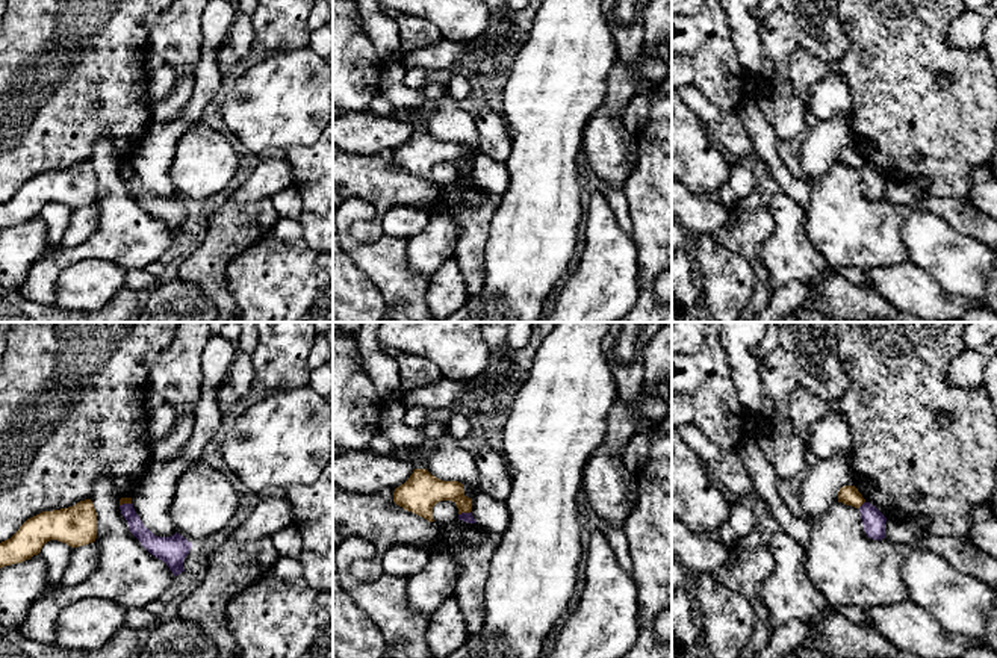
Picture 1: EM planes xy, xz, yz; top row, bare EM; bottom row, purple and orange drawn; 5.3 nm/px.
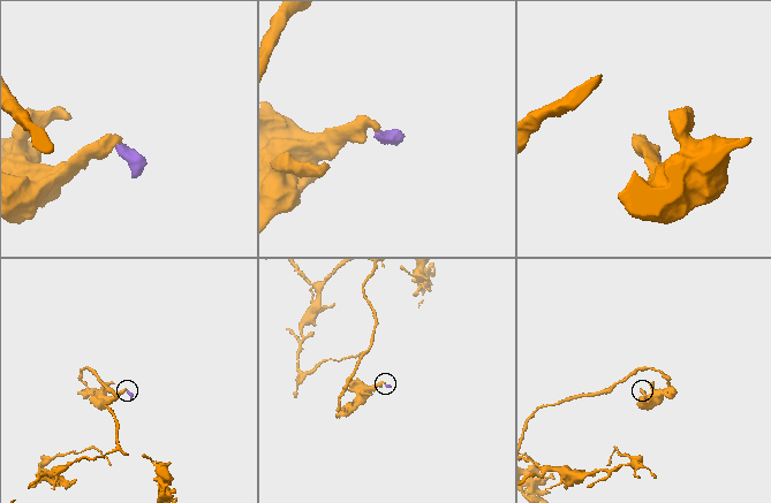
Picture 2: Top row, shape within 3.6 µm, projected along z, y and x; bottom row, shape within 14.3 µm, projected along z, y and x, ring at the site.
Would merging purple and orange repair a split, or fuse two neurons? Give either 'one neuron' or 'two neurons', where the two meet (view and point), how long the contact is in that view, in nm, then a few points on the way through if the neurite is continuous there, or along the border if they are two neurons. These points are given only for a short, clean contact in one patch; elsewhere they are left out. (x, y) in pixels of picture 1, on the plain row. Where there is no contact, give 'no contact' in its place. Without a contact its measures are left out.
two neurons; meets purple in xz at (463, 174); contact 70 nm long; border along xz (469, 173), (459, 176)

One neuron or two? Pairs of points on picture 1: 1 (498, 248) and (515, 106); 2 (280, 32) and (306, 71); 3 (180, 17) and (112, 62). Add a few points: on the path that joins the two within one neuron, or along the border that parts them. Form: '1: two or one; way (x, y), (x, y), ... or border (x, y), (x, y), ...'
1: one; way (527, 214), (527, 141)
2: two; border (307, 44), (298, 49), (273, 50), (265, 56)
3: two; border (161, 15), (149, 35), (147, 52)

